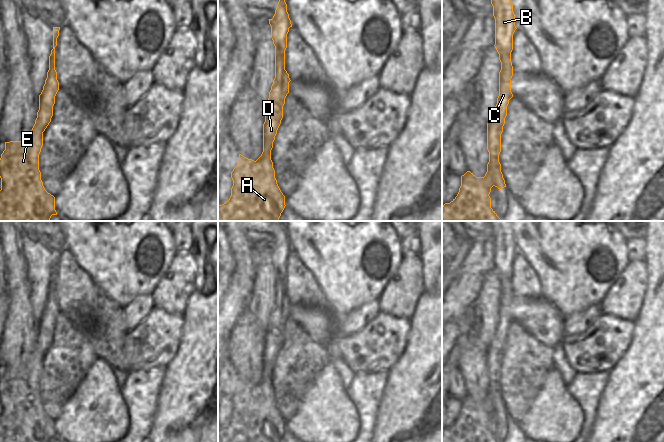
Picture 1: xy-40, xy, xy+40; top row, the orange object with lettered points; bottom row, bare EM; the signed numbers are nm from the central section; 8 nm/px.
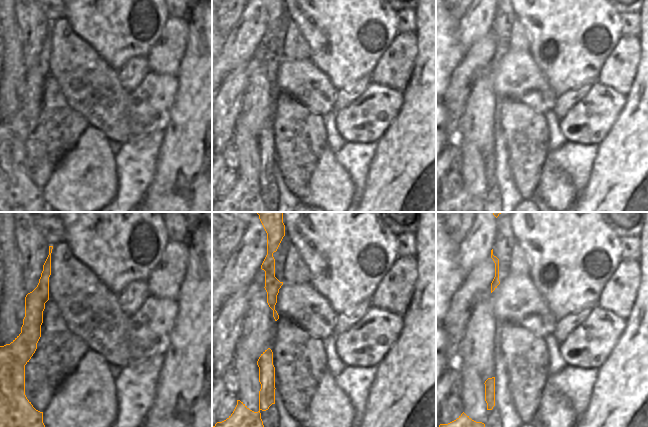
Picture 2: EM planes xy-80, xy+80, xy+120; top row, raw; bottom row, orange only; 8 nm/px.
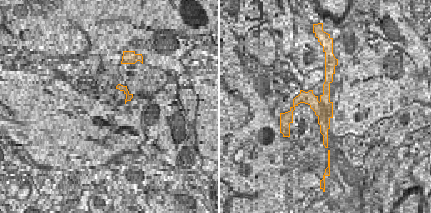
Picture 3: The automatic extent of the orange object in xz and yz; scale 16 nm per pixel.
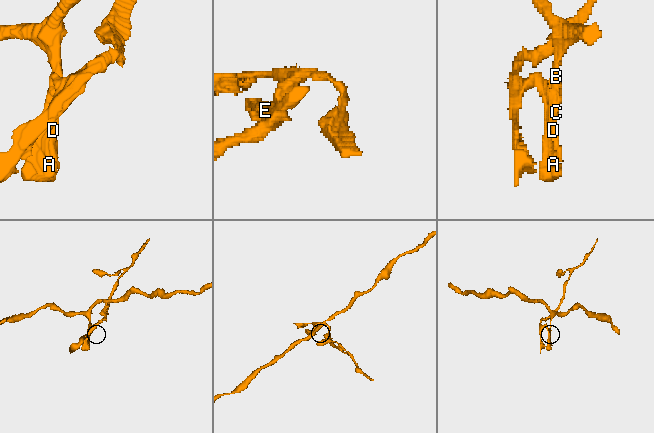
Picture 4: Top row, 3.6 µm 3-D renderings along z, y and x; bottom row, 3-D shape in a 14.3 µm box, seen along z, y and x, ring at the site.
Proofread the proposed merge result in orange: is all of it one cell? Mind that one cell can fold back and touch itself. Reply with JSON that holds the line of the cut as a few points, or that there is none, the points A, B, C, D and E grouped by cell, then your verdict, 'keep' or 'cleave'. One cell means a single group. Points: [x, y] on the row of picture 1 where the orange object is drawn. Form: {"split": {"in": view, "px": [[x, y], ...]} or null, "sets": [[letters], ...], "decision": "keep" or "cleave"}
{"split": {"in": "xy+40", "px": [[499, 76], [506, 82], [510, 80]]}, "sets": [["A", "C", "D", "E"], ["B"]], "decision": "cleave"}

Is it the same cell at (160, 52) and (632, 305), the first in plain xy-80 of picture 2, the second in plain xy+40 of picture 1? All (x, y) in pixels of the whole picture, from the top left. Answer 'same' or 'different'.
same

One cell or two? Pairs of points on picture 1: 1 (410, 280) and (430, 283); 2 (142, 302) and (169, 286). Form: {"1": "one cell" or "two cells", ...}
{"1": "two cells", "2": "two cells"}

